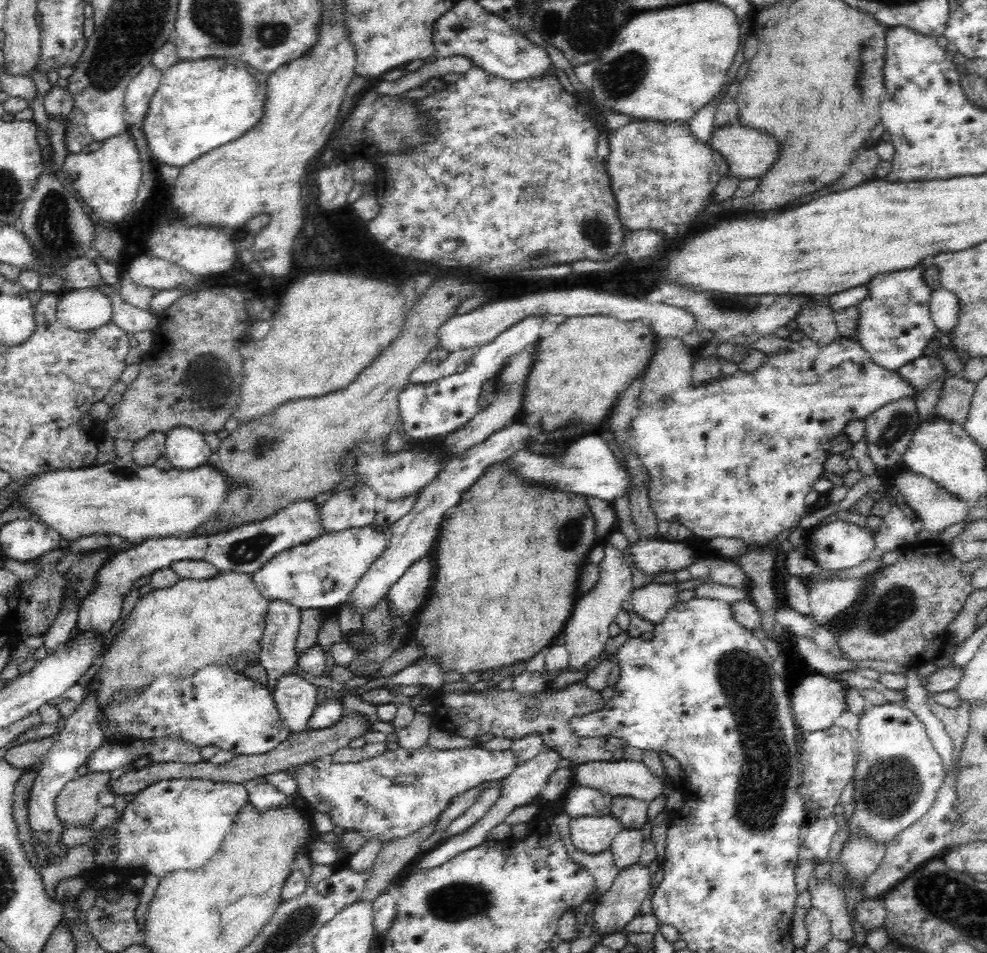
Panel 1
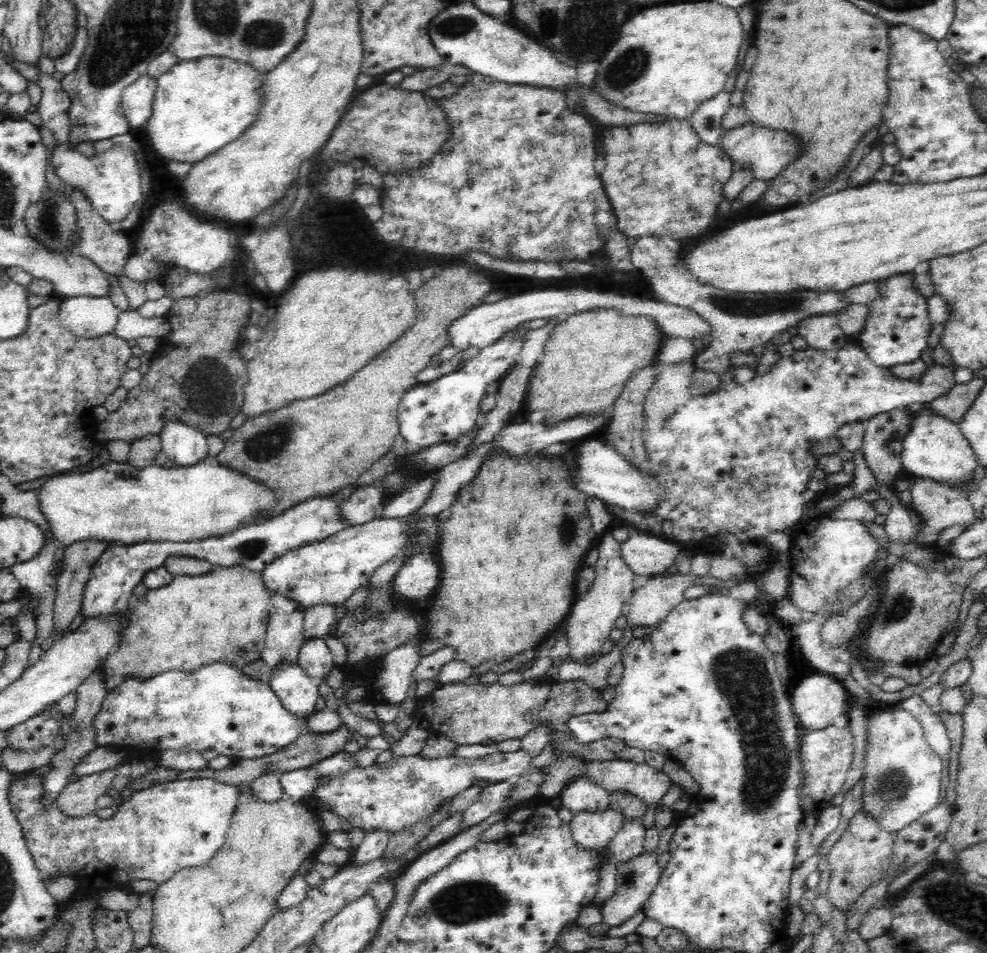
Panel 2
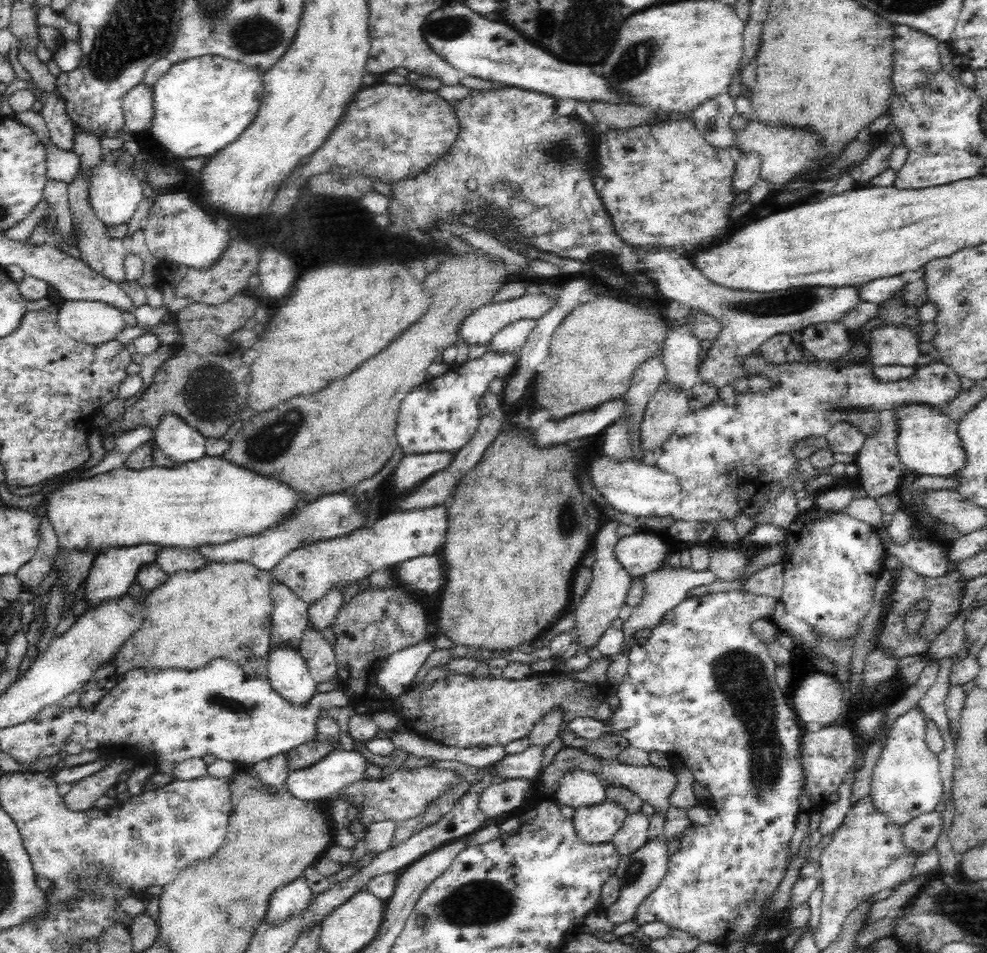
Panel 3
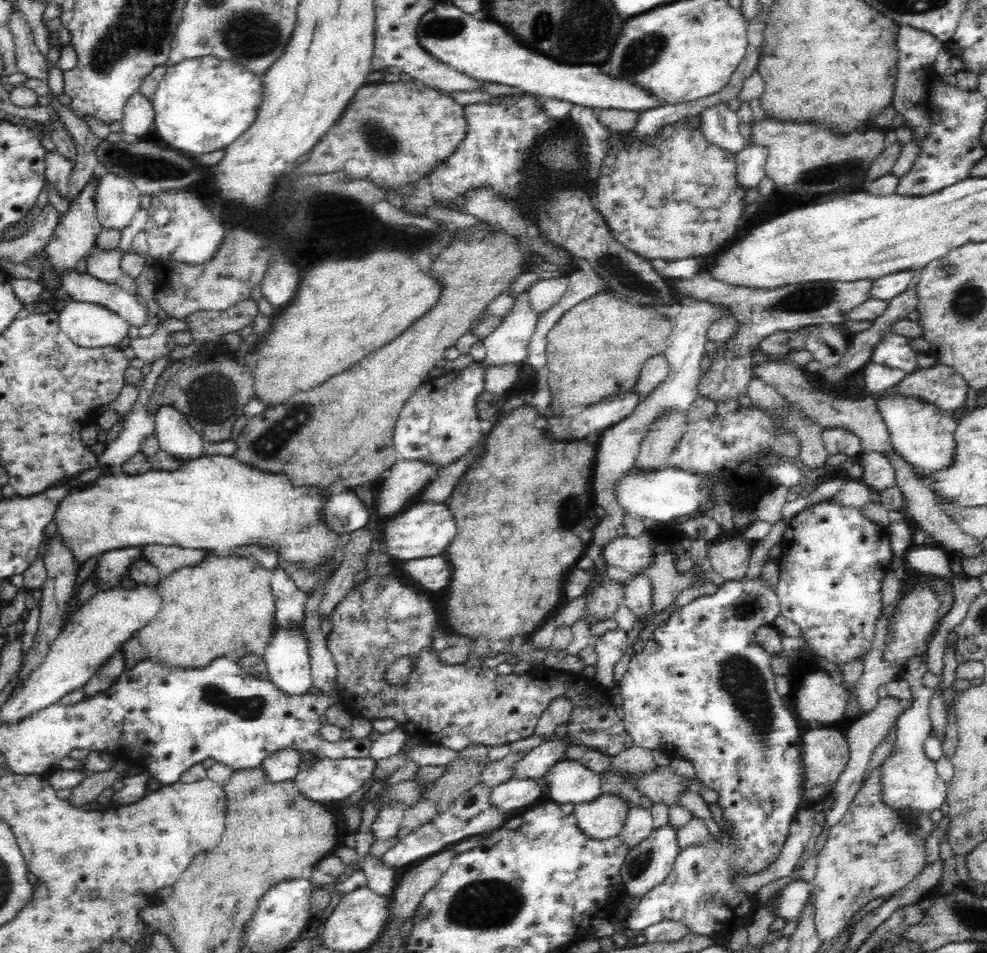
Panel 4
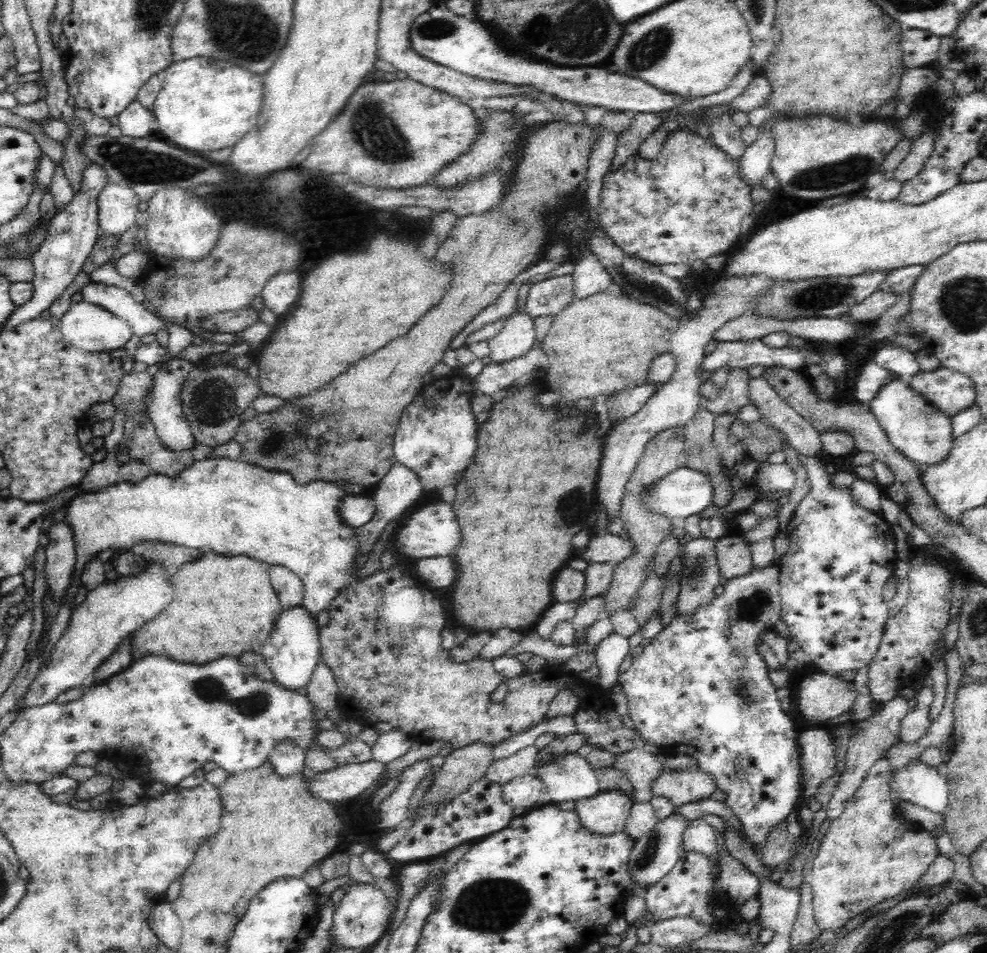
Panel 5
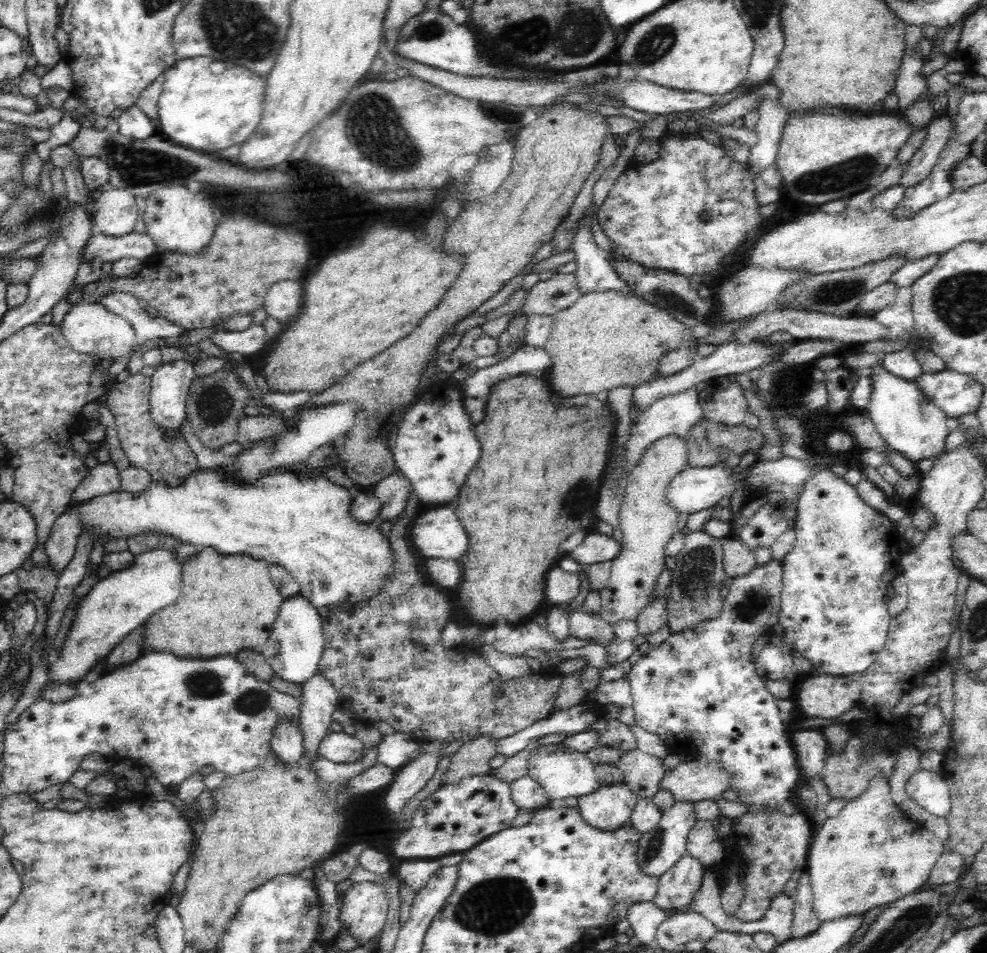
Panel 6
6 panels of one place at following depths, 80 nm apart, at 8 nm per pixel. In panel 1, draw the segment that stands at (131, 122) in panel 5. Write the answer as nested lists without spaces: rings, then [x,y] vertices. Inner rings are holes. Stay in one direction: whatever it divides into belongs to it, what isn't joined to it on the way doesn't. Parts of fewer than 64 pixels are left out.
[[[151,64],[142,68],[124,89],[125,110],[132,116],[138,116],[140,120],[144,120],[150,100],[160,86],[160,80],[162,80],[162,70]]]

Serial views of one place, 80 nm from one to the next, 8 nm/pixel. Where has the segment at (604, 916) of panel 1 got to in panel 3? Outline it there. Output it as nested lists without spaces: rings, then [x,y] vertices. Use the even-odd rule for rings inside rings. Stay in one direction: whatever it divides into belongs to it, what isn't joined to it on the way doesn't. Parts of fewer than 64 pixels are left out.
[[[664,836],[646,842],[638,850],[635,850],[628,856],[621,857],[617,868],[617,877],[623,884],[620,890],[620,897],[615,904],[606,908],[604,911],[607,918],[613,924],[619,925],[622,922],[633,920],[636,914],[636,908],[649,896],[649,894],[662,882],[666,872],[668,872],[668,862],[670,862],[670,850],[668,849],[668,842]]]

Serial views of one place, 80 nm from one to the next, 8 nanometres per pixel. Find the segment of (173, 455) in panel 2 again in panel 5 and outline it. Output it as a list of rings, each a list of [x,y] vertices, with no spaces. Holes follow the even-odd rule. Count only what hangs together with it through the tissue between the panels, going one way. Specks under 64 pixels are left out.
[[[172,359],[168,364],[160,367],[153,376],[153,389],[151,401],[147,406],[150,423],[155,427],[164,447],[174,451],[194,450],[196,438],[192,435],[191,426],[182,408],[180,392],[188,372],[193,370],[193,362],[181,359]]]

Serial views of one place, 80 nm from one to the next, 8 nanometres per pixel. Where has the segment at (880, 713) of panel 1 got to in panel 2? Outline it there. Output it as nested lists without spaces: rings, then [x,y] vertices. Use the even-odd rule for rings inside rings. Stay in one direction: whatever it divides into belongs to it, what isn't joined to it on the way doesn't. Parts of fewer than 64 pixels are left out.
[[[897,704],[871,709],[865,751],[862,809],[880,822],[885,832],[897,834],[942,802],[946,780],[943,761],[929,747],[922,723],[911,712]]]

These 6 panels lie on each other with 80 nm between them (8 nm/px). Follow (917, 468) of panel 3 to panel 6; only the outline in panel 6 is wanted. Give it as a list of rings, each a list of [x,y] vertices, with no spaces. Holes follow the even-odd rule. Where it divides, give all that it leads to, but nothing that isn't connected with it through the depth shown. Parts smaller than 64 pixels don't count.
[[[882,365],[871,370],[872,394],[864,409],[872,418],[876,432],[886,444],[901,455],[918,463],[923,458],[938,458],[951,432],[948,417],[918,388],[914,381],[894,376]]]

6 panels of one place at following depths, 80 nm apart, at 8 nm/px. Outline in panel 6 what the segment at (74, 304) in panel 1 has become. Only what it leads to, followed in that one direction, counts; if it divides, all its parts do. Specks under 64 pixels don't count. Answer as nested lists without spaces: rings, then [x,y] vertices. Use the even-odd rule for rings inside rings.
[[[102,304],[73,305],[61,323],[61,333],[75,352],[94,356],[96,359],[118,361],[134,352],[136,333],[132,324],[113,314]]]

